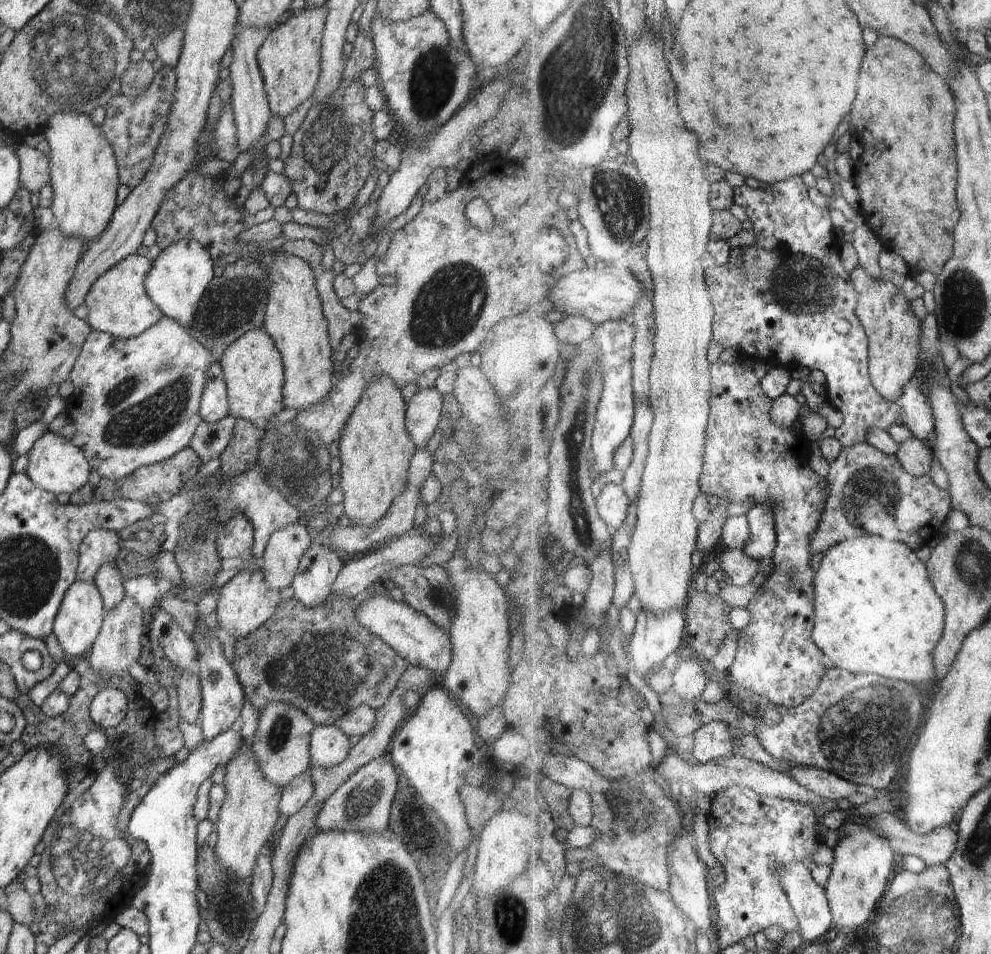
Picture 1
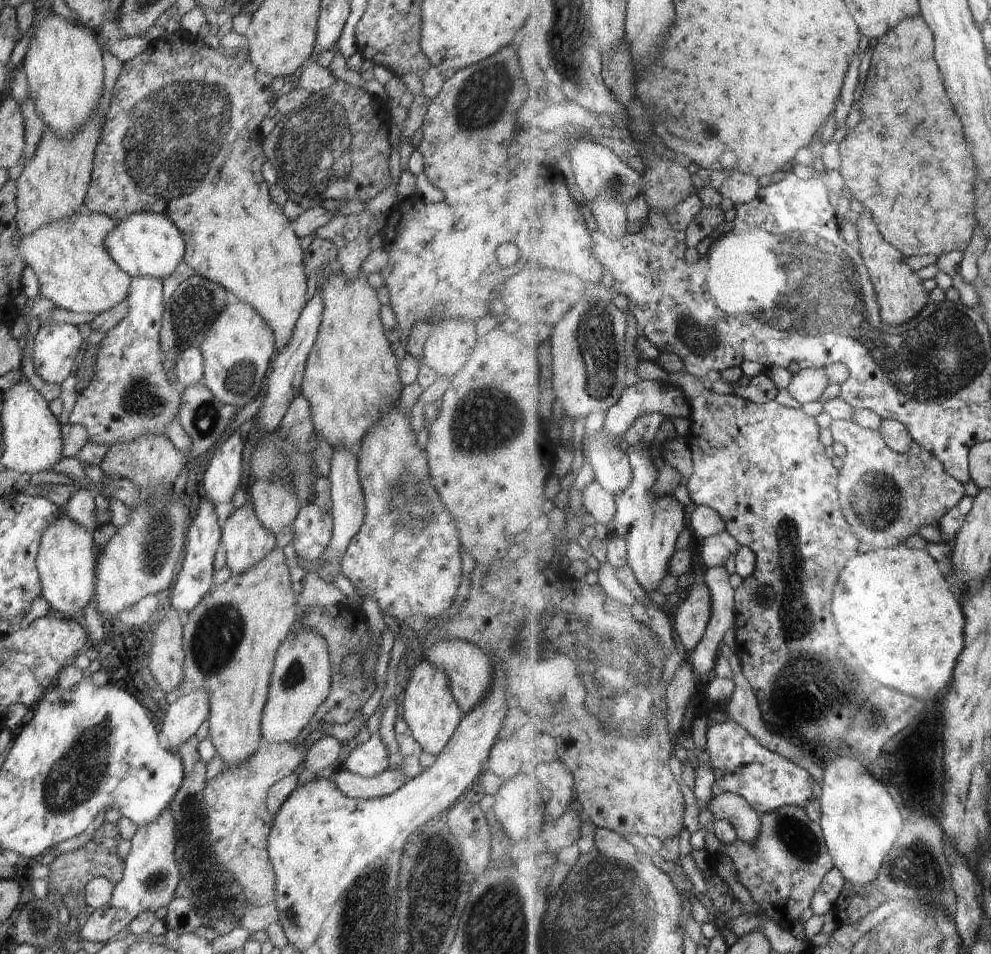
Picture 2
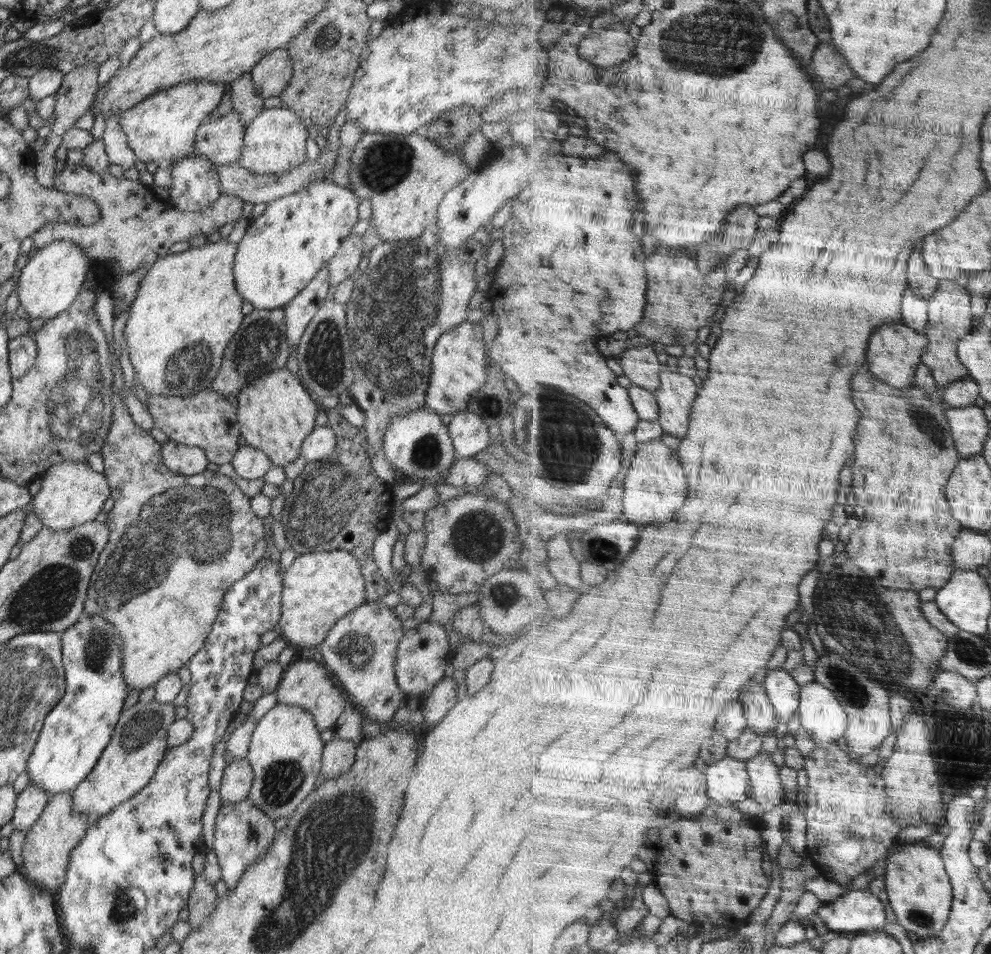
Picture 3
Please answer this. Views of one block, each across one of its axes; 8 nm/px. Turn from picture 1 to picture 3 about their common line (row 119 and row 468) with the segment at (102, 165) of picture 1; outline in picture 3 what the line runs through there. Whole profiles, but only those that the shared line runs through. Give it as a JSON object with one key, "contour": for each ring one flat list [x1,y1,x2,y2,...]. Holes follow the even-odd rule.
{"contour":[[58,462,46,470,41,480,42,487,33,497,33,512,48,529,68,530,93,522,111,498,104,475,84,462]]}

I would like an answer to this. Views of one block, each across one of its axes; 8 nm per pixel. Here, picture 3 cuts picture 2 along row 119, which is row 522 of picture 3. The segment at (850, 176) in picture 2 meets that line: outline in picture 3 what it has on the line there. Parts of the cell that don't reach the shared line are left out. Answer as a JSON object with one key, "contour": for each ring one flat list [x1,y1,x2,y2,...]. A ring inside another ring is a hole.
{"contour":[[870,370,858,374,858,382,854,382,854,398,858,398,858,408,864,412,864,416,858,430,858,454,852,470,856,474,858,500,862,506,866,504,868,516,864,518,860,530,852,531,844,556,856,561,858,566,889,589,913,590,918,593,927,588,940,590,956,572,953,545,965,528,955,519,946,488,962,456,957,451,952,426,948,424,950,418,946,411,949,406,945,390,939,387,936,394,928,394,924,387,917,385,912,388,896,388,880,378,874,378]]}

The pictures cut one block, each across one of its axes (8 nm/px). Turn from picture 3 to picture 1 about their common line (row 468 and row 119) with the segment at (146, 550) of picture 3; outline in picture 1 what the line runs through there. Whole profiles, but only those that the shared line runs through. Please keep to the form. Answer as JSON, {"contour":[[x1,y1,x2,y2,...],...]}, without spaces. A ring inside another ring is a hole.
{"contour":[[162,65,155,72,150,86,135,97,127,97,122,93,114,95,106,104,106,115,100,126,102,134,112,146,119,174,120,184,131,190,140,185,155,157,156,147,166,130,169,112,174,102,177,76,175,69]]}

